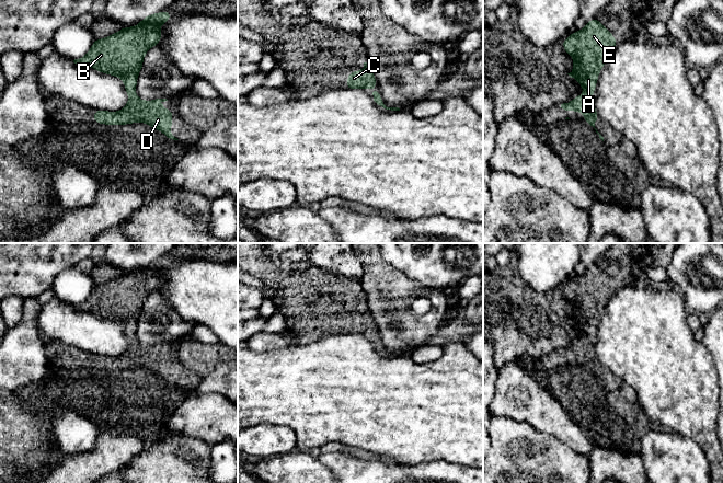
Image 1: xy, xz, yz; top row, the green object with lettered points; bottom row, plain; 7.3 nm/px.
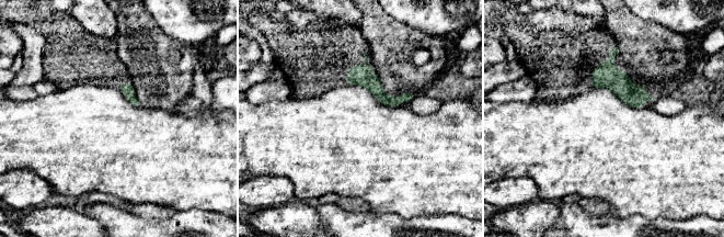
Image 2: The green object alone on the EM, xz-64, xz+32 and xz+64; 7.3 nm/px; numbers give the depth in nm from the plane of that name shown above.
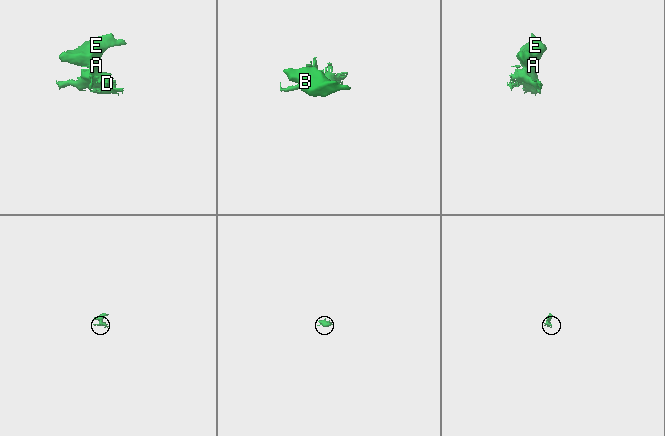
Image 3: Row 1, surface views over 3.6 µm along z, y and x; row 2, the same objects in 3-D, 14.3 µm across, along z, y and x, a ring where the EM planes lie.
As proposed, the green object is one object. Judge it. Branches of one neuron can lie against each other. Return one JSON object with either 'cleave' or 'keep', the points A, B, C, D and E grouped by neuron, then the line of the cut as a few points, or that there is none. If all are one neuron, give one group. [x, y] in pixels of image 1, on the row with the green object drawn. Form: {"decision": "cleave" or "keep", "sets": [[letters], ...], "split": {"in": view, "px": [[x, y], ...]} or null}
{"decision": "keep", "sets": [["A", "B", "C", "D", "E"]], "split": null}

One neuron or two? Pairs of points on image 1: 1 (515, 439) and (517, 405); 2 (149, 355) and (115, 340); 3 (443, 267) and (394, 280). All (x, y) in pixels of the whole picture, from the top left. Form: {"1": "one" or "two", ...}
{"1": "two", "2": "two", "3": "two"}

